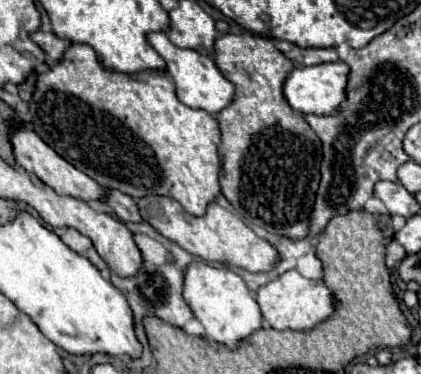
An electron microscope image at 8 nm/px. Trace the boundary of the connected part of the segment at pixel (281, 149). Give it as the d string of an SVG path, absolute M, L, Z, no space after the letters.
M227 34L215 42L217 68L235 84L235 100L223 112L215 114L221 126L219 156L223 158L221 190L231 206L253 226L265 228L275 236L305 238L309 234L309 216L313 212L315 194L321 182L321 140L305 122L305 118L289 106L283 96L283 82L295 64L275 48L271 38L255 34Z

